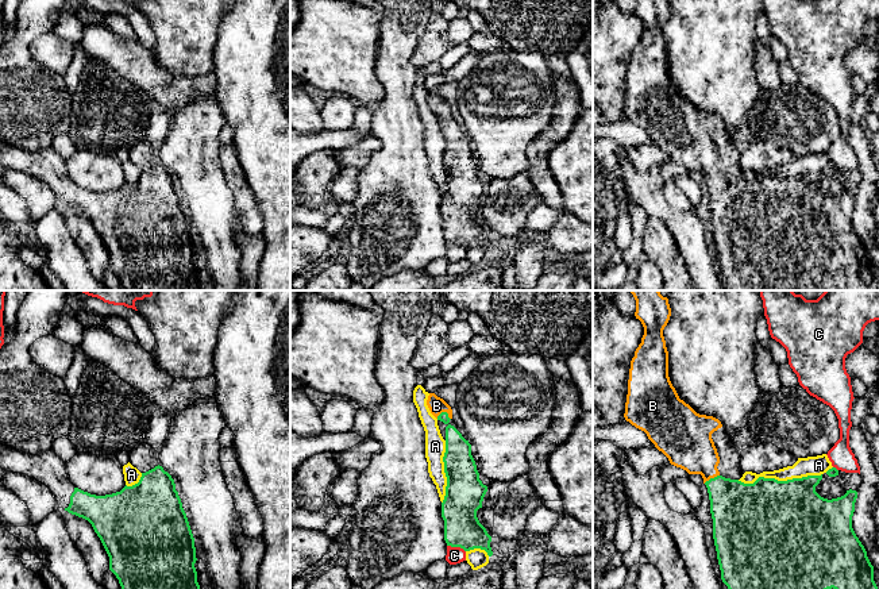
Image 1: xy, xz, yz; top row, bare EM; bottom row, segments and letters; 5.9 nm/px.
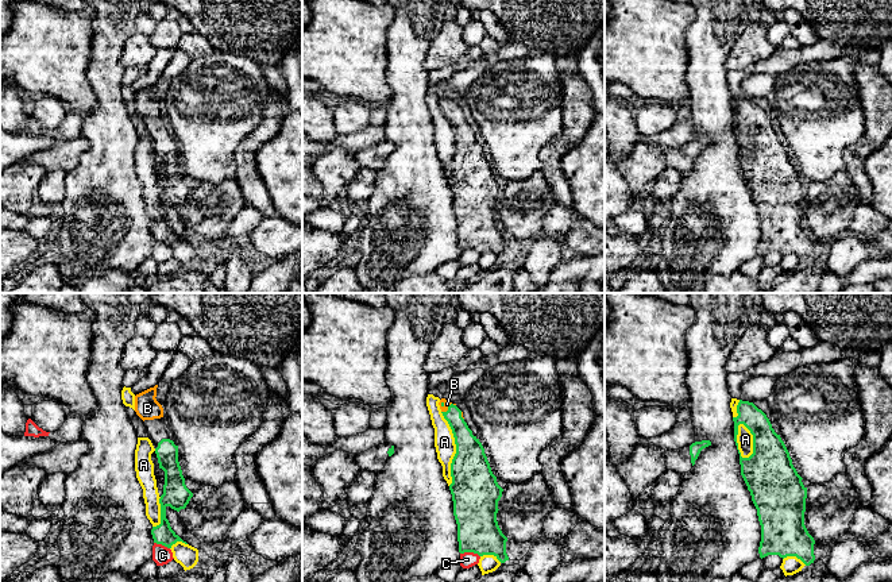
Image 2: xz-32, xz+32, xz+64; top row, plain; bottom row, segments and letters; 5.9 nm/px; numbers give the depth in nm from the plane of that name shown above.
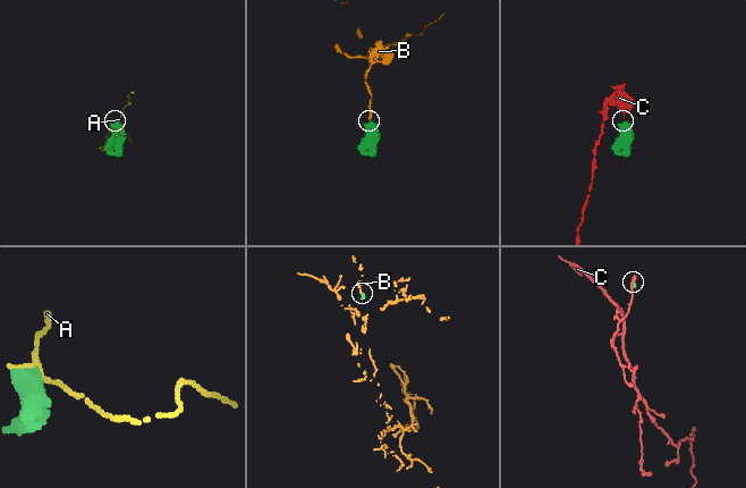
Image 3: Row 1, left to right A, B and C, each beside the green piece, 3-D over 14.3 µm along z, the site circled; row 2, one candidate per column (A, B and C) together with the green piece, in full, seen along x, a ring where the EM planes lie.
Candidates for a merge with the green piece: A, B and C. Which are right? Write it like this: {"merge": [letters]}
{"merge": ["B"]}

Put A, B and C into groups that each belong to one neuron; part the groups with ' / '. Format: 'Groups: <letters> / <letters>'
Groups: A / B / C

